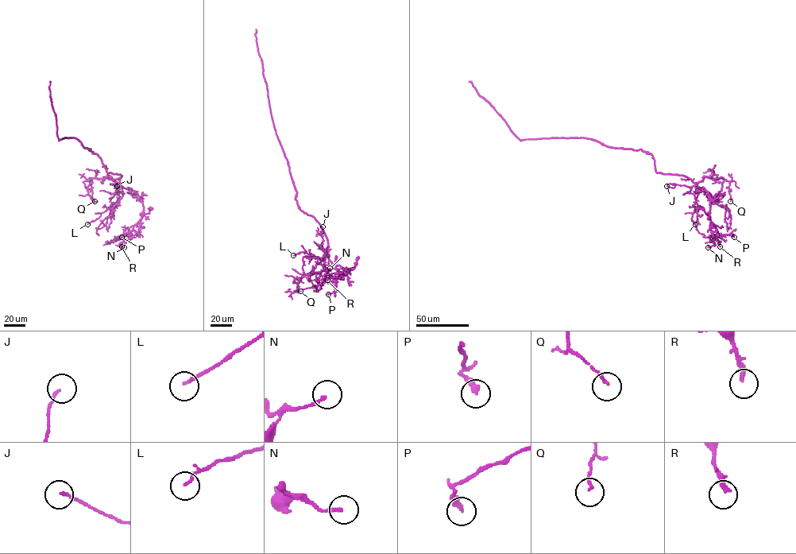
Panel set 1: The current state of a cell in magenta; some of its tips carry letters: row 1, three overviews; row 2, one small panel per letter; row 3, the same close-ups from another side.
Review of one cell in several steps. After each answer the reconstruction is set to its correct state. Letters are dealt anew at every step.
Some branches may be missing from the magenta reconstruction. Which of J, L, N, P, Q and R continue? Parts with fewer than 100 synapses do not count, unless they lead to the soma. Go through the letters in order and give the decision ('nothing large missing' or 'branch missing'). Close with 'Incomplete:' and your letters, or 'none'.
J: nothing large missing
L: nothing large missing
N: nothing large missing
P: nothing large missing
Q: nothing large missing
R: nothing large missing
Incomplete: none

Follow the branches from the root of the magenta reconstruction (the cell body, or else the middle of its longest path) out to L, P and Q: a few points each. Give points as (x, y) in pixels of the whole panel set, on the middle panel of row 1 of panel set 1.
L: (296, 194), (299, 207), (320, 225), (327, 240), (327, 257), (329, 254), (320, 259), (305, 252), (293, 255)
P: (296, 194), (299, 207), (314, 218), (325, 235), (329, 260), (349, 269), (334, 279), (334, 291), (328, 294)
Q: (296, 194), (299, 207), (318, 222), (327, 243), (324, 257), (297, 284), (296, 290), (300, 291)

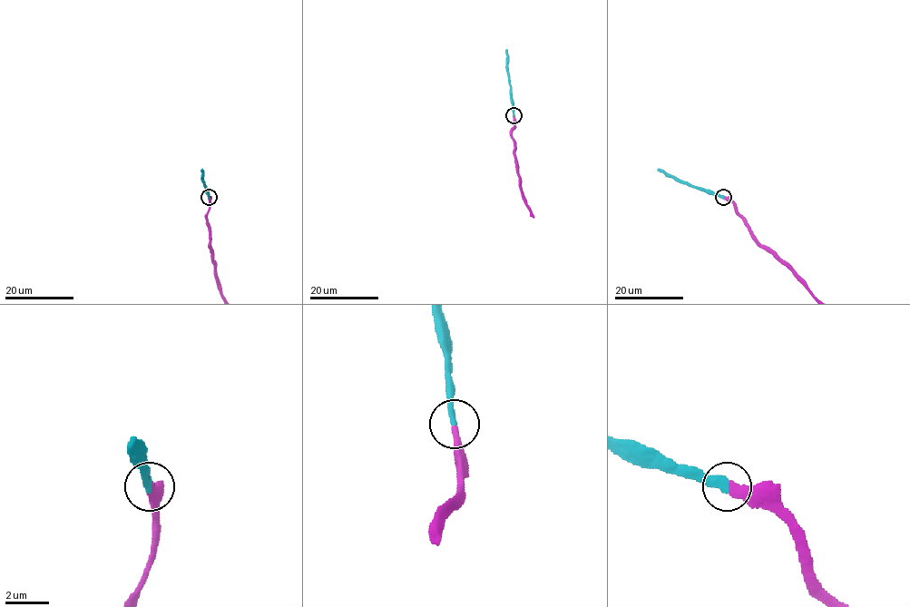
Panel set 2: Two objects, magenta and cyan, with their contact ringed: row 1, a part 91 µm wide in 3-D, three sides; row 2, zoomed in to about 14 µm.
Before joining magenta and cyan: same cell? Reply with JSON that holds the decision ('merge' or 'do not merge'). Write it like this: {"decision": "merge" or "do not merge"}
{"decision": "merge"}

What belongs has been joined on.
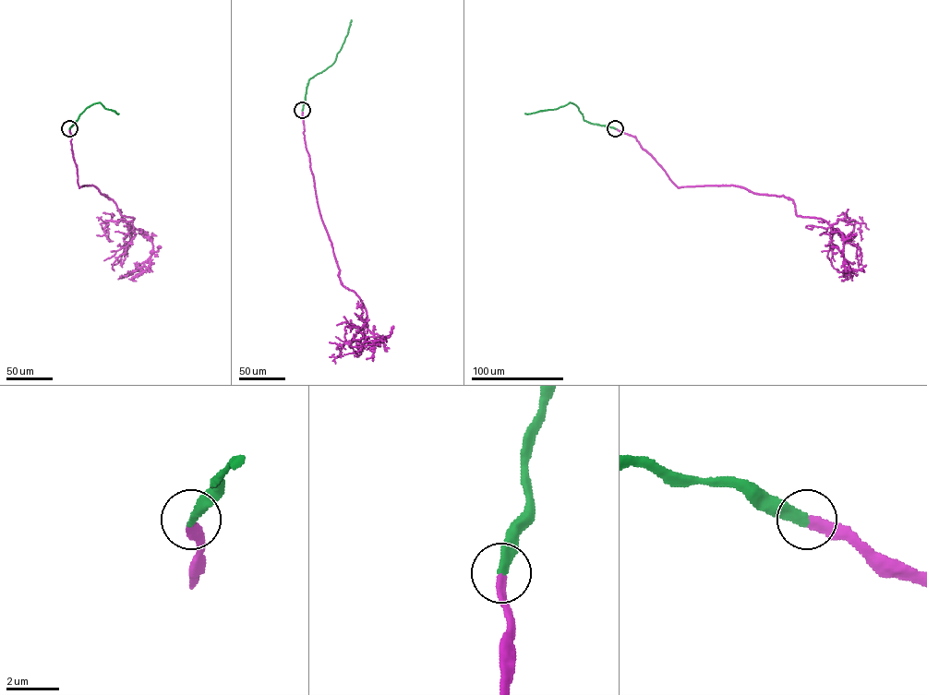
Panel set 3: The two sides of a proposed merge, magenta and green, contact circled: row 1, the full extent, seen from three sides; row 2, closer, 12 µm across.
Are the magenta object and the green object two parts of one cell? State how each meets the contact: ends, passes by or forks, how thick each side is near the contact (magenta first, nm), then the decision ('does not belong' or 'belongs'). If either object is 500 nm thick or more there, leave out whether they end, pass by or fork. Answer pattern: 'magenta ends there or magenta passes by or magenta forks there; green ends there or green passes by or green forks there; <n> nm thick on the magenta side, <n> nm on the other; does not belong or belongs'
magenta ends there; green ends there; 340 nm thick on the magenta side, 360 nm on the other; belongs

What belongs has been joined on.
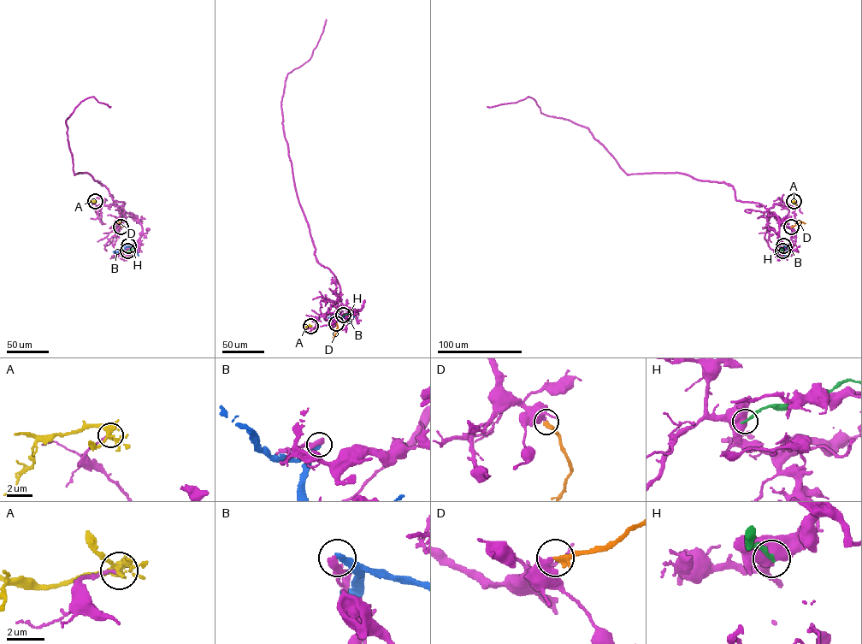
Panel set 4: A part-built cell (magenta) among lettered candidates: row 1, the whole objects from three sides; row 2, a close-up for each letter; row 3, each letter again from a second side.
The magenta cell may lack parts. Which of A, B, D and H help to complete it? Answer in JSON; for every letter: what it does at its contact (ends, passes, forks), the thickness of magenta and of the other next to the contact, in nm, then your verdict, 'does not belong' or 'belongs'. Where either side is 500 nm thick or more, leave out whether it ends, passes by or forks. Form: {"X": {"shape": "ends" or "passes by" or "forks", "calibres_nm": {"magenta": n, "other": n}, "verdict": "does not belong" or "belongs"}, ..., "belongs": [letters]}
{"A": {"shape": "forks", "calibres_nm": {"magenta": 130, "other": 320}, "verdict": "does not belong"}, "B": {"shape": "ends", "calibres_nm": {"magenta": 420, "other": 360}, "verdict": "does not belong"}, "D": {"shape": "passes by", "calibres_nm": {"magenta": 440, "other": 240}, "verdict": "belongs"}, "H": {"calibres_nm": {"magenta": 750, "other": 240}, "verdict": "does not belong"}, "belongs": ["D"]}

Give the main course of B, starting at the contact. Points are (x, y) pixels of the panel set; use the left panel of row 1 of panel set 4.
B: (128, 245), (138, 256)

